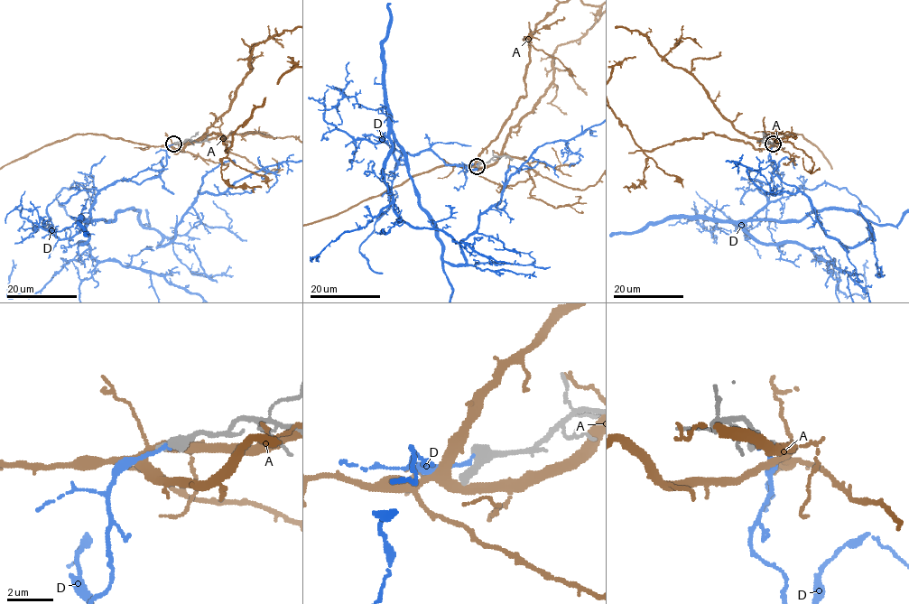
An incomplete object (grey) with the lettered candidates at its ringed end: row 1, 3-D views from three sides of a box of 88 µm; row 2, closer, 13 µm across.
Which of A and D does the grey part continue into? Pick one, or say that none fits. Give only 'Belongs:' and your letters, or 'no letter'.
Belongs: no letter

